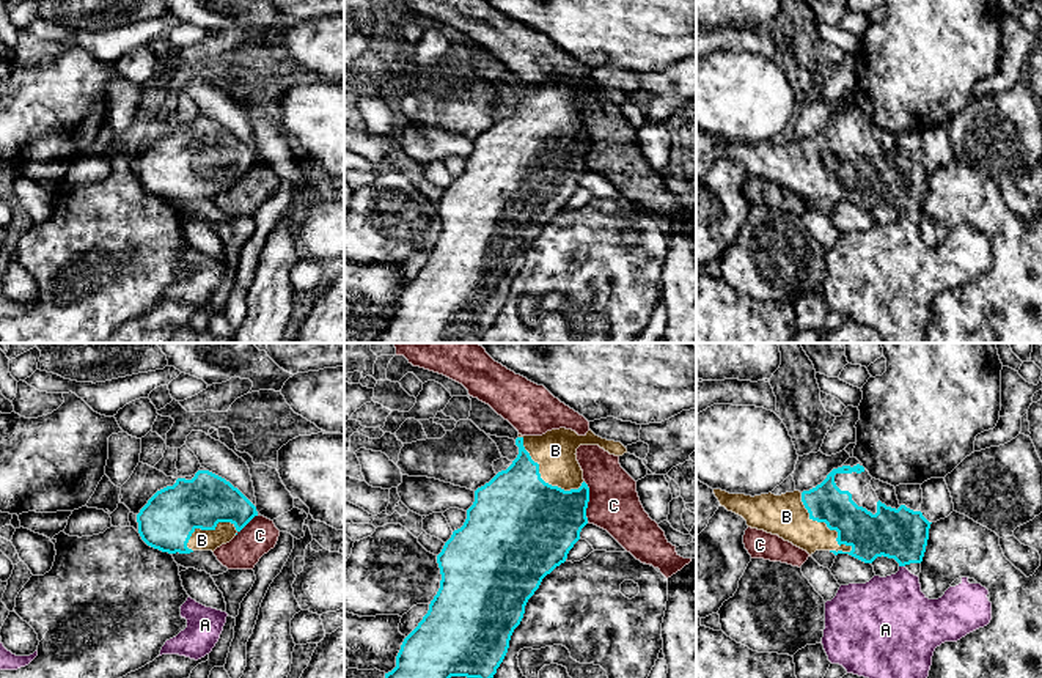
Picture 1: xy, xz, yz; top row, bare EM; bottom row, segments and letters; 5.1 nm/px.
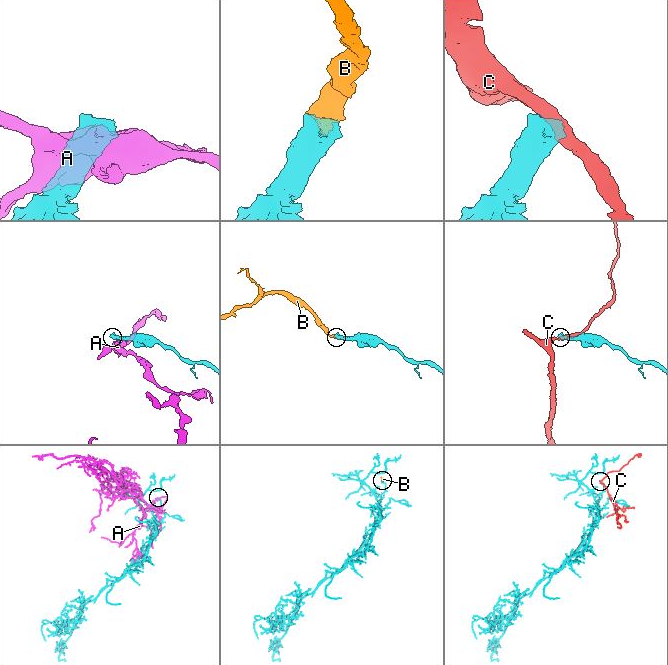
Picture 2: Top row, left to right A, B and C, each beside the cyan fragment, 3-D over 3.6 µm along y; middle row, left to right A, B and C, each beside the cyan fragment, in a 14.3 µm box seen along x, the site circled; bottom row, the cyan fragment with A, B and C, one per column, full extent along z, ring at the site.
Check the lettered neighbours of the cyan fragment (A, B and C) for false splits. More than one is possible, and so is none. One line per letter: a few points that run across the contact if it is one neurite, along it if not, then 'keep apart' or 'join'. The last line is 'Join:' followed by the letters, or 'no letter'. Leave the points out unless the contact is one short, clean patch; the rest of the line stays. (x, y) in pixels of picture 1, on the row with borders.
A: yz (899, 565), (904, 567) | keep apart
B: join
C: xz (583, 482), (588, 488), (588, 521) | keep apart
Join: B

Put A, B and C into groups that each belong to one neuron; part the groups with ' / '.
A / B / C

